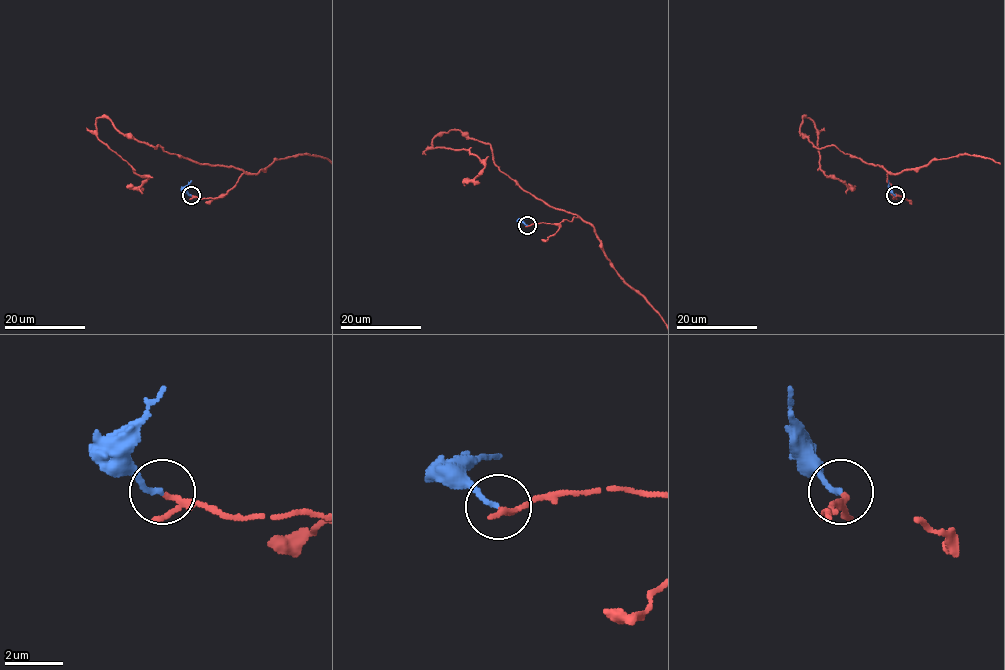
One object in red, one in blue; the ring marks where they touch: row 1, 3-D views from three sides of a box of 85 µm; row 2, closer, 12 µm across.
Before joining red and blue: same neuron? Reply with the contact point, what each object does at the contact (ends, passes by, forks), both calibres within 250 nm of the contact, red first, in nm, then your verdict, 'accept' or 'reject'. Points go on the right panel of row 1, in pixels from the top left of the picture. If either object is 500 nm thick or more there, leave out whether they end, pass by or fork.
place (895, 195); red passes by; blue ends; calibres 120 and 150 nm; accept

